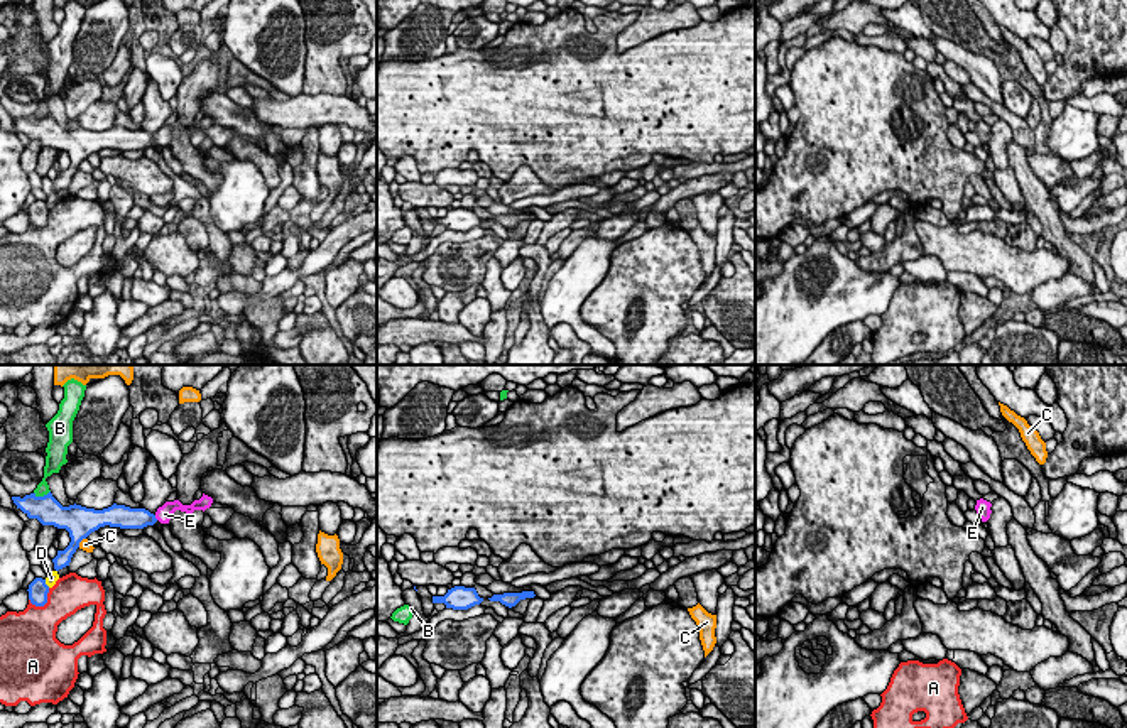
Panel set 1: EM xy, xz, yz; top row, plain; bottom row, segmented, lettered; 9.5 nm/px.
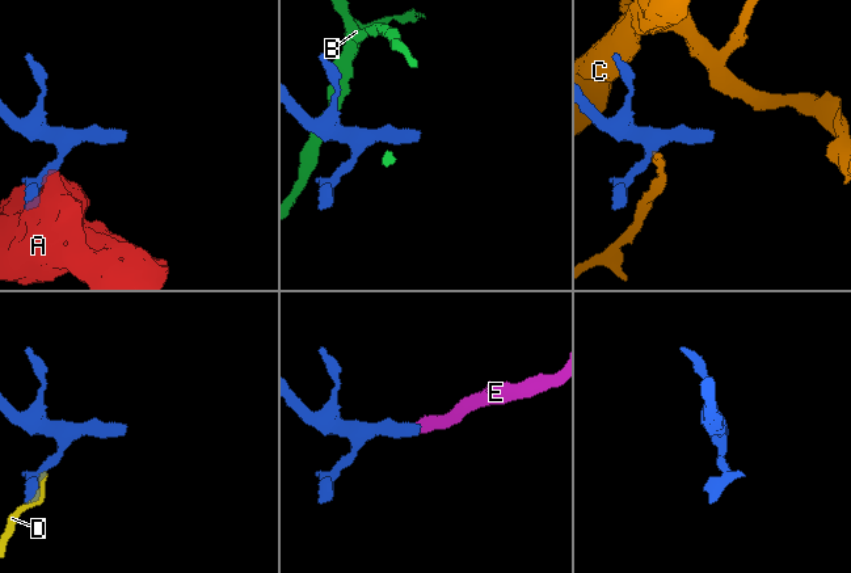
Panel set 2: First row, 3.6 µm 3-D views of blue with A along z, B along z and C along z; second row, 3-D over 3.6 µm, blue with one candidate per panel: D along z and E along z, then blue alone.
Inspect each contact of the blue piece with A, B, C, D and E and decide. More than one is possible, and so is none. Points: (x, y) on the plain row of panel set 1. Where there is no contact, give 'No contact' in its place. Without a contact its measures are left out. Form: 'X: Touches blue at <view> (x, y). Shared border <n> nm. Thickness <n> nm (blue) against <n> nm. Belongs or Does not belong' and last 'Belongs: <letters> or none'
A: Touches blue at xy (44, 225). Shared border 240 nm. Thickness 190 nm (blue) against 400 nm. Does not belong
B: Touches blue at xy (41, 119). Shared border 170 nm. Thickness 280 nm (blue) against 130 nm. Does not belong
C: Touches blue at xy (80, 162). Shared border 120 nm. Thickness 300 nm (blue) against 120 nm. Does not belong
D: Touches blue at xy (44, 205). Shared border 100 nm. Thickness 190 nm (blue) against 100 nm. Does not belong
E: Touches blue at xy (154, 139). Shared border 60 nm. Thickness 190 nm (blue) against 160 nm. Belongs
Belongs: E

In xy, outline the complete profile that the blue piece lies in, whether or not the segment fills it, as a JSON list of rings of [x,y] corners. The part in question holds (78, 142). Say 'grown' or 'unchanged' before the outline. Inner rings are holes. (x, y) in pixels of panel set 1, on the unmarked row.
grown | [[[51,113],[44,118],[30,115],[24,120],[12,118],[12,122],[29,140],[37,140],[42,147],[54,147],[69,154],[69,167],[64,172],[57,172],[57,177],[52,181],[56,193],[69,187],[79,164],[100,149],[144,150],[154,147],[157,142],[169,145],[176,132],[191,137],[194,132],[204,133],[213,125],[213,120],[203,115],[191,127],[182,127],[179,122],[166,123],[155,135],[150,135],[145,130],[130,130],[117,125],[103,132],[86,130],[76,125],[63,128]]]

